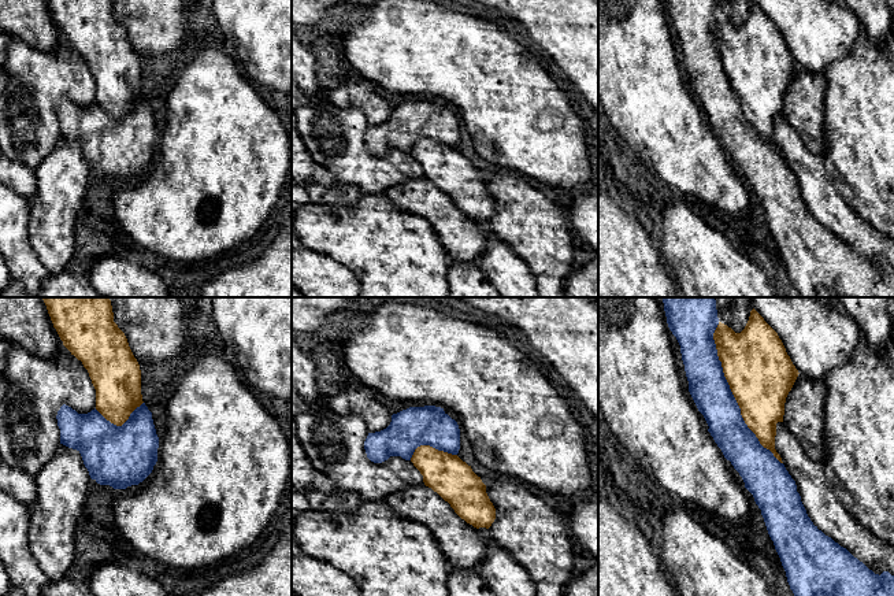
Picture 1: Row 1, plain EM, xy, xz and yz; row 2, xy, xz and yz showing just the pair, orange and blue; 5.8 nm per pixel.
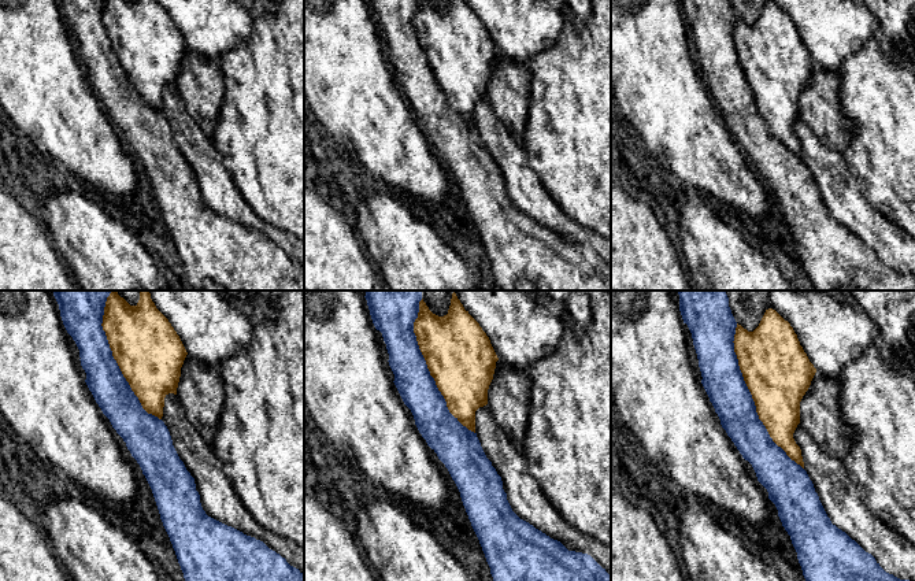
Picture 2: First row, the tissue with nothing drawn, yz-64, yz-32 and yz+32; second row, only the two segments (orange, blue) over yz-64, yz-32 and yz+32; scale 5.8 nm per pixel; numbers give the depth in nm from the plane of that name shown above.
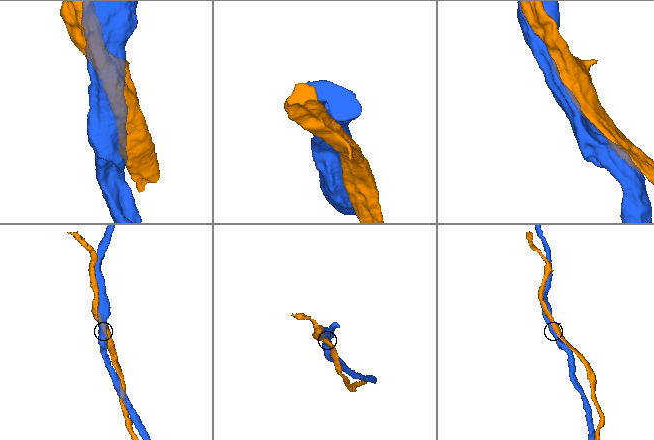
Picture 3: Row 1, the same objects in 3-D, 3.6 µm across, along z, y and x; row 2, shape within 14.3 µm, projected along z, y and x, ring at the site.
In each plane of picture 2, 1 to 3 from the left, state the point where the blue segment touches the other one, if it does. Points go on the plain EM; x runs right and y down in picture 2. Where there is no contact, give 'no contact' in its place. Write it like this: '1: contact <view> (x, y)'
1: contact yz-64 (118, 58)
2: contact yz-32 (429, 63)
3: contact yz+32 (752, 91)

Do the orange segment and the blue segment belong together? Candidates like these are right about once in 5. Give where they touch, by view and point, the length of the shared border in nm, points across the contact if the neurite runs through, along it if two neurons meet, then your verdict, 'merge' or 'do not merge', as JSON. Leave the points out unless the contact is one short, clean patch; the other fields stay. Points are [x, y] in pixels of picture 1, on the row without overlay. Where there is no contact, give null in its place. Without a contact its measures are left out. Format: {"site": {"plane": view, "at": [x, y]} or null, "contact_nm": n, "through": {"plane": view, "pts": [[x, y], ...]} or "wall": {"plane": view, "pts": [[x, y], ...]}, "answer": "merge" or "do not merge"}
{"site": {"plane": "yz", "at": [733, 87]}, "contact_nm": 900, "answer": "do not merge"}

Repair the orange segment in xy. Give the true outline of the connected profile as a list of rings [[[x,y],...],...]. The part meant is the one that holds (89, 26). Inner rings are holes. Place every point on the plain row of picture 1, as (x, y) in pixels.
[[[47,0],[63,38],[82,55],[96,82],[96,103],[111,116],[122,119],[140,100],[141,63],[125,26],[114,15],[112,0]]]

